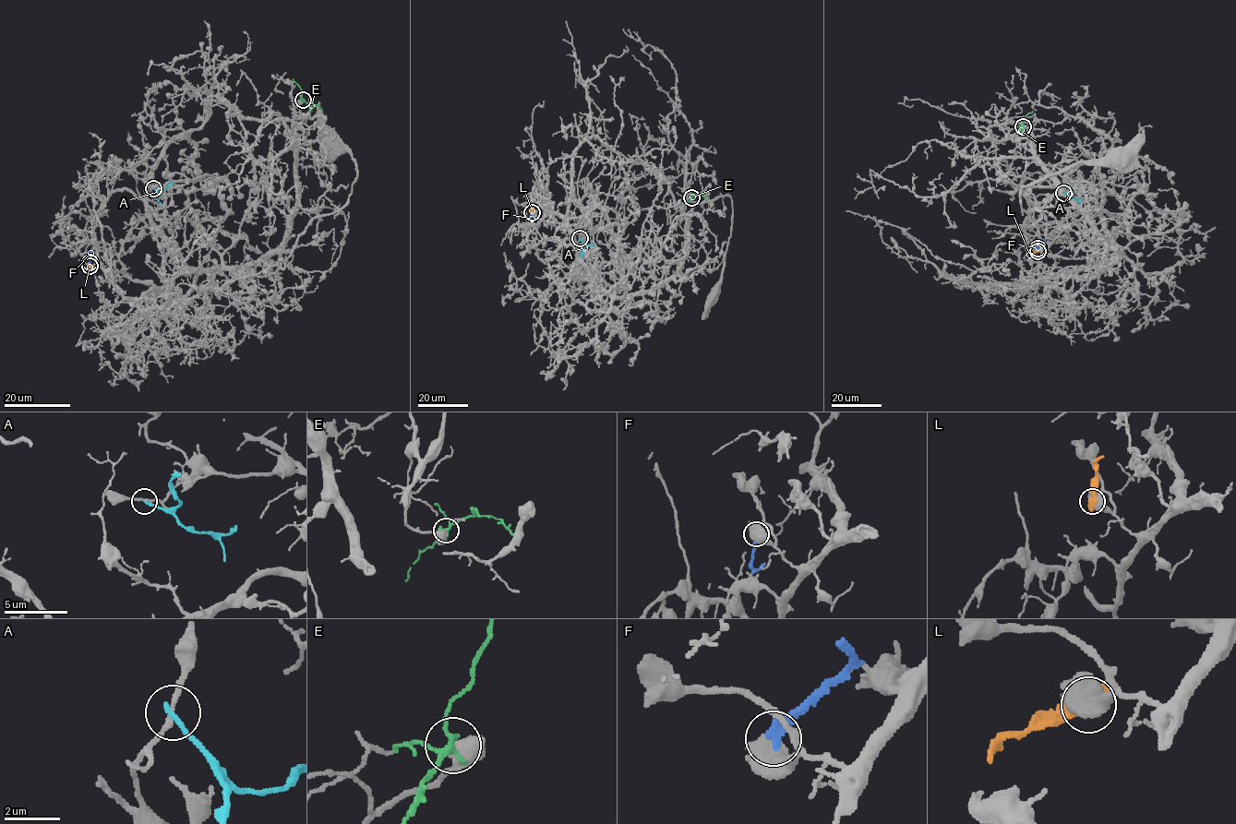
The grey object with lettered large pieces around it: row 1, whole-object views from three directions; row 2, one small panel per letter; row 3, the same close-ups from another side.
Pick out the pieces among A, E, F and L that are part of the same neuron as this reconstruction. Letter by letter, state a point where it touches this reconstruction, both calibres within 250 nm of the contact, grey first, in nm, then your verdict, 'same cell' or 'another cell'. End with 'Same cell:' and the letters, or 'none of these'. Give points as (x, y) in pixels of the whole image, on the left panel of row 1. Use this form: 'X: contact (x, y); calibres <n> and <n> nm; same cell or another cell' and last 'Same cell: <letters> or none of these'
A: contact (153, 188); calibres 180 and 200 nm; another cell
E: contact (303, 100); calibres 480 and 170 nm; another cell
F: contact (90, 262); calibres 480 and 320 nm; same cell
L: contact (90, 266); calibres 600 and 440 nm; another cell
Same cell: F

